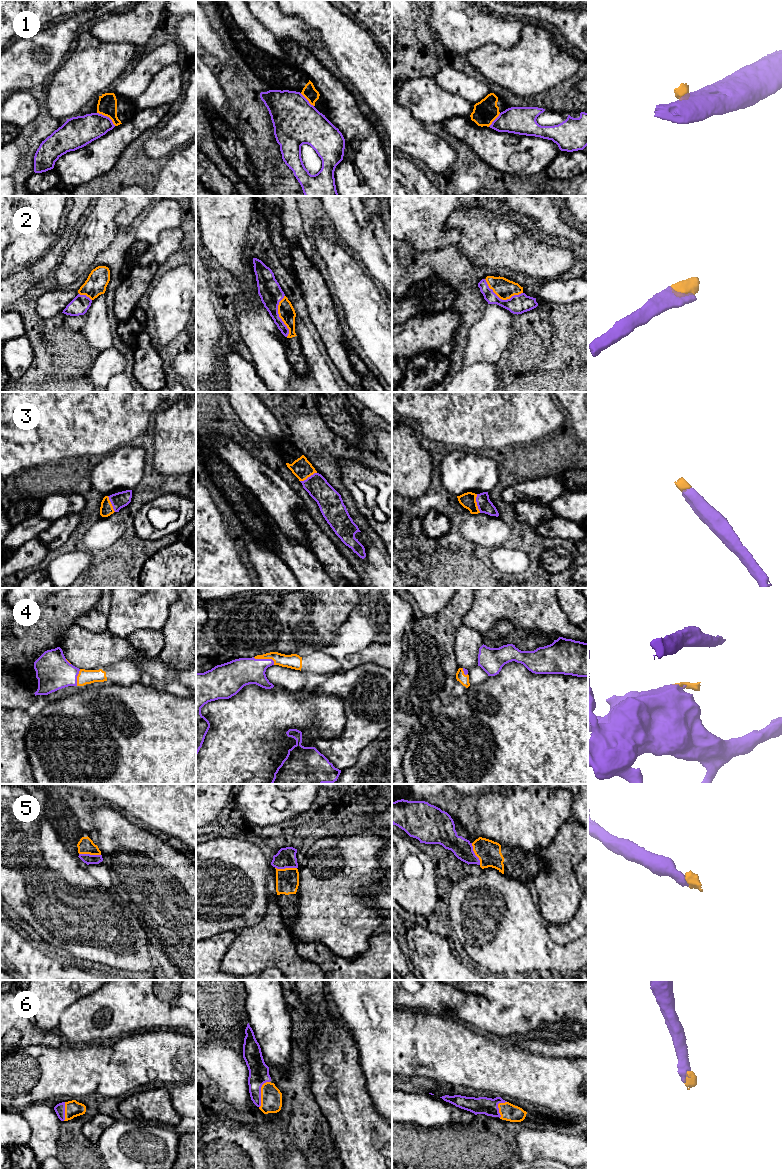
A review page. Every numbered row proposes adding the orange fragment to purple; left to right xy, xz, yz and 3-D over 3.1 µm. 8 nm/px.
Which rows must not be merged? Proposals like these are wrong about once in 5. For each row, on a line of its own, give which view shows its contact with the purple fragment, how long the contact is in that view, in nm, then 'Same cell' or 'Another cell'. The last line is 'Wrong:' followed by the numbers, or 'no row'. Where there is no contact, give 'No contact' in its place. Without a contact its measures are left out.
1: Touches purple in xy. Shared border 190 nm. Another cell
2: Touches purple in yz. Shared border 340 nm. Same cell
3: Touches purple in yz. Shared border 160 nm. Same cell
4: Touches purple in xz. Shared border 190 nm. Same cell
5: Touches purple in xy. Shared border 180 nm. Same cell
6: Touches purple in xz. Shared border 240 nm. Same cell
Wrong: 1

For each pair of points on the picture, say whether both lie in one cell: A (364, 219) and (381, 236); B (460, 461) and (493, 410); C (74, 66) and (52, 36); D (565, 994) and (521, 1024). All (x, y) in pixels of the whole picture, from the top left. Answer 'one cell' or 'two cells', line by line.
A: one cell
B: two cells
C: two cells
D: two cells

